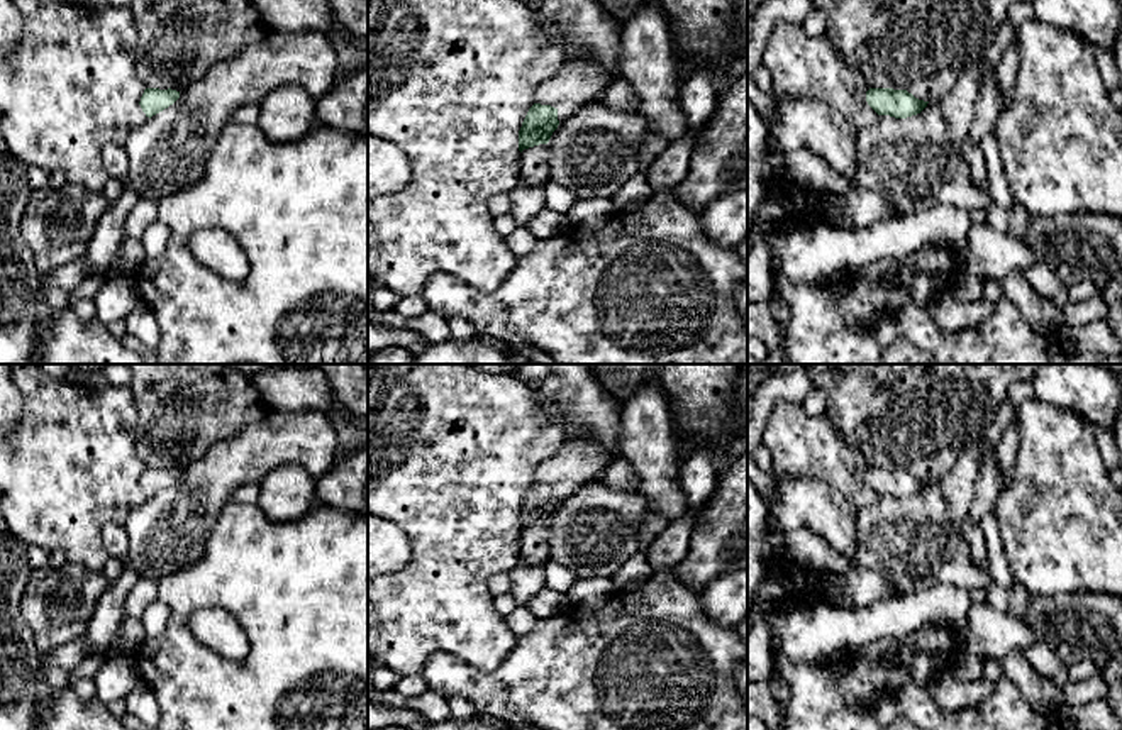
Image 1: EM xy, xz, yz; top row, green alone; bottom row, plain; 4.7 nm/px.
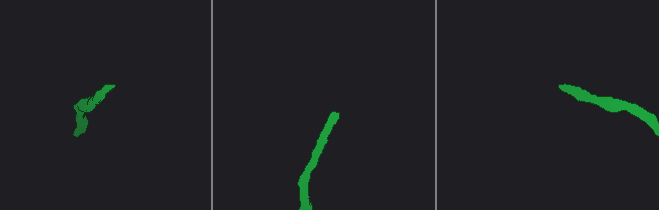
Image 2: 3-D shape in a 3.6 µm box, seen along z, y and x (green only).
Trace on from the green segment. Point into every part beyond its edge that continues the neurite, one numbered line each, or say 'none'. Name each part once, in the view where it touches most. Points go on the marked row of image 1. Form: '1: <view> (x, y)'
1: xz (580, 80)

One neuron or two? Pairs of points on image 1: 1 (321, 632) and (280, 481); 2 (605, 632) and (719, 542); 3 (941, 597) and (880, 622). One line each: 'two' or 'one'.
1: two
2: two
3: one

